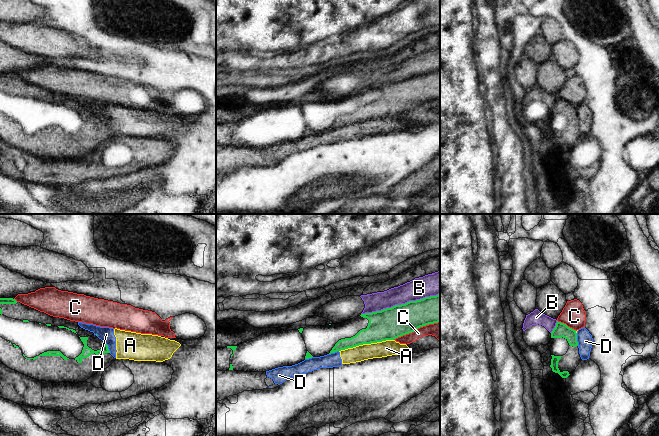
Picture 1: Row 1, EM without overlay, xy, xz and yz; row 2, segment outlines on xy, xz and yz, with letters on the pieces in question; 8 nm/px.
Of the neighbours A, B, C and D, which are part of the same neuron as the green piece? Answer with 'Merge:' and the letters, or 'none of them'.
Merge: none of them

